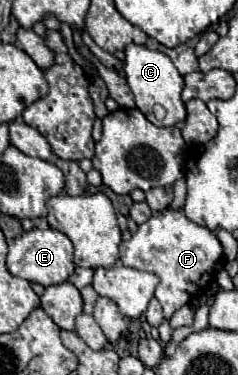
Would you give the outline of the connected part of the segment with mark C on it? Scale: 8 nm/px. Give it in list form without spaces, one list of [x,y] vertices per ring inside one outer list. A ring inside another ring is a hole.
[[[128,44],[124,52],[124,76],[128,80],[128,86],[130,86],[132,94],[134,94],[136,108],[152,124],[160,124],[160,126],[182,124],[186,120],[186,108],[184,108],[182,98],[180,98],[180,92],[184,88],[184,78],[180,76],[180,72],[172,64],[172,60],[166,54],[162,54],[160,50],[148,50],[146,46],[138,46],[138,44]],[[154,104],[162,104],[166,108],[166,118],[162,122],[158,122],[152,114]]]

